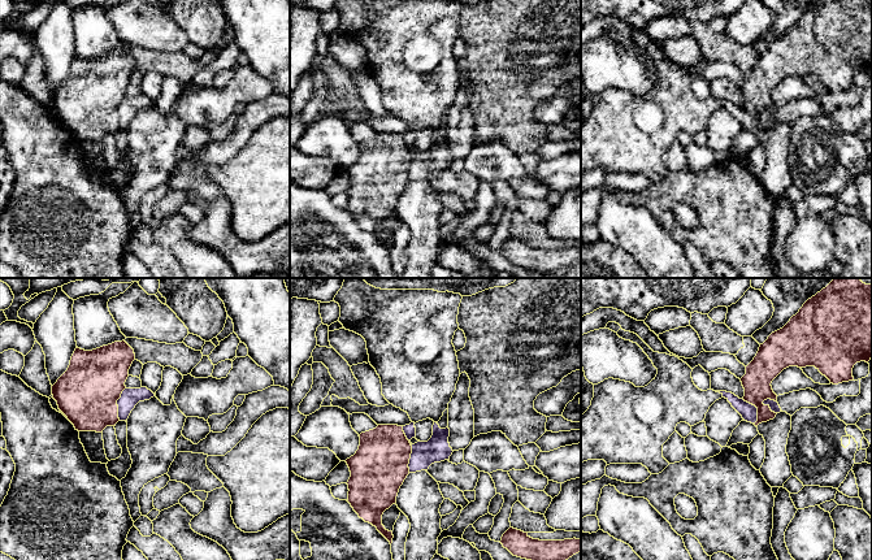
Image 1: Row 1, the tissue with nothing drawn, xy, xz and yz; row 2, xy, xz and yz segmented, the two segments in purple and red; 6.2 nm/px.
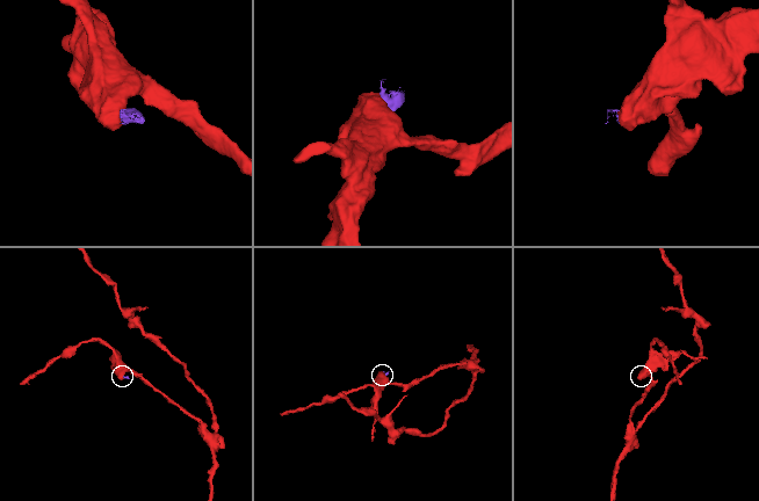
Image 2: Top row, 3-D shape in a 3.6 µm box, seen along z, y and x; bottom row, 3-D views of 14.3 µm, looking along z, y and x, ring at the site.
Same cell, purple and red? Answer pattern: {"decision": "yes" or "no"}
{"decision": "no"}

